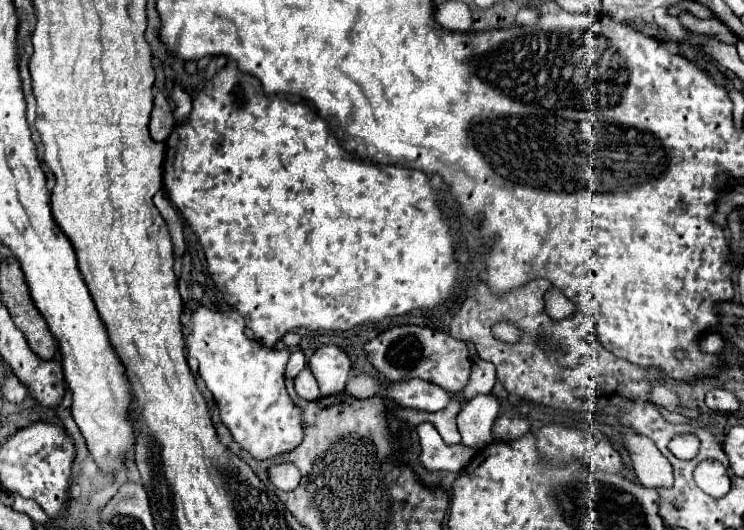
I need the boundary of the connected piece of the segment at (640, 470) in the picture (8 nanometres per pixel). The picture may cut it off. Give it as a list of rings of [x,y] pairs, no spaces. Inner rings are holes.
[[[622,432],[622,446],[630,452],[634,472],[646,488],[668,488],[672,486],[672,466],[660,454],[656,444],[642,434]]]

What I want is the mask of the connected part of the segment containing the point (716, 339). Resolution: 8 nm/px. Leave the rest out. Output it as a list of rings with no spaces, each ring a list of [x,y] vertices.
[[[710,334],[702,340],[702,350],[708,352],[708,354],[716,354],[718,350],[724,350],[726,352],[726,346],[722,342],[722,338],[718,334]]]

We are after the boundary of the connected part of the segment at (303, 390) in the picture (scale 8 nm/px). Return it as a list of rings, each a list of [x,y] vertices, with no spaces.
[[[306,364],[304,370],[296,376],[294,384],[296,384],[296,392],[298,392],[300,398],[304,398],[304,400],[318,400],[318,398],[320,398],[318,382],[316,382],[312,370],[308,368],[308,364]]]

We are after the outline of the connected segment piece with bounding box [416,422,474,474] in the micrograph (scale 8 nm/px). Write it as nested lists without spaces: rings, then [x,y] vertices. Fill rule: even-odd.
[[[432,422],[418,424],[416,432],[422,438],[420,460],[428,470],[446,470],[458,474],[474,456],[474,450],[468,450],[464,444],[460,446],[444,444],[442,436],[438,434]]]

